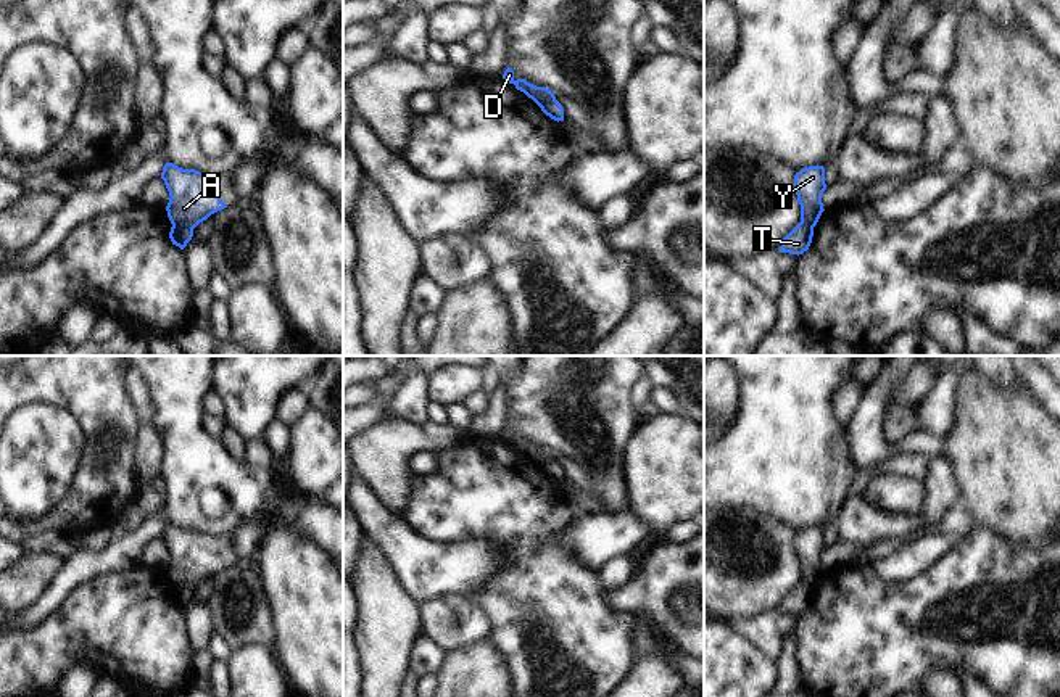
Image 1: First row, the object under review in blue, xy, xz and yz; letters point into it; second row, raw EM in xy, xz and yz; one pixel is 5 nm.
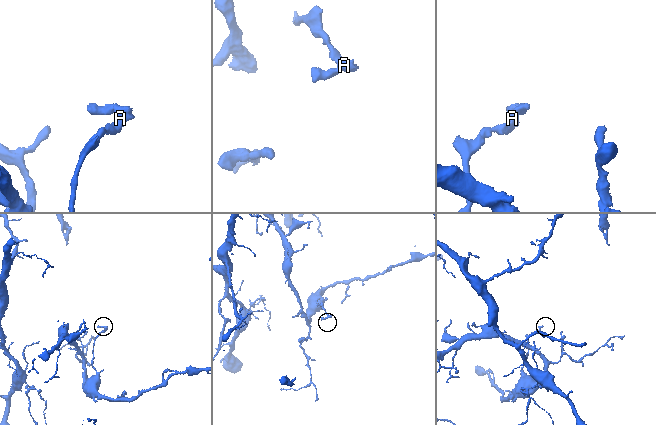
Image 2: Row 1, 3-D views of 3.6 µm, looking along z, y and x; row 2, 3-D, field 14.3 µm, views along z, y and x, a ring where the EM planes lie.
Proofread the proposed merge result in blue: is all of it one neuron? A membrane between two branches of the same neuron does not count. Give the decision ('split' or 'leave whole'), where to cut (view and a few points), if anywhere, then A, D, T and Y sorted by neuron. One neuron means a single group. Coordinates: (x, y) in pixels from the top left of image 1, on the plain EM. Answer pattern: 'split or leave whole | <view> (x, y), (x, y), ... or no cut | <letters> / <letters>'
split | xy (173, 583), (192, 591) | A Y / D T

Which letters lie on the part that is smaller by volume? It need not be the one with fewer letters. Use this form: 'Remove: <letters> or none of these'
Remove: A, Y

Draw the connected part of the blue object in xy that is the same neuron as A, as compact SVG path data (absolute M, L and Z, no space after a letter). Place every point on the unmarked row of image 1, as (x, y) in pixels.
M166 523L161 539L171 557L166 571L174 586L193 591L211 575L227 568L221 562L216 534Z

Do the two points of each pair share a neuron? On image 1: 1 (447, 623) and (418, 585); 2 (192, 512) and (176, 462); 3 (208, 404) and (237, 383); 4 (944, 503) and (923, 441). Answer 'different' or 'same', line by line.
1: different
2: same
3: different
4: different

